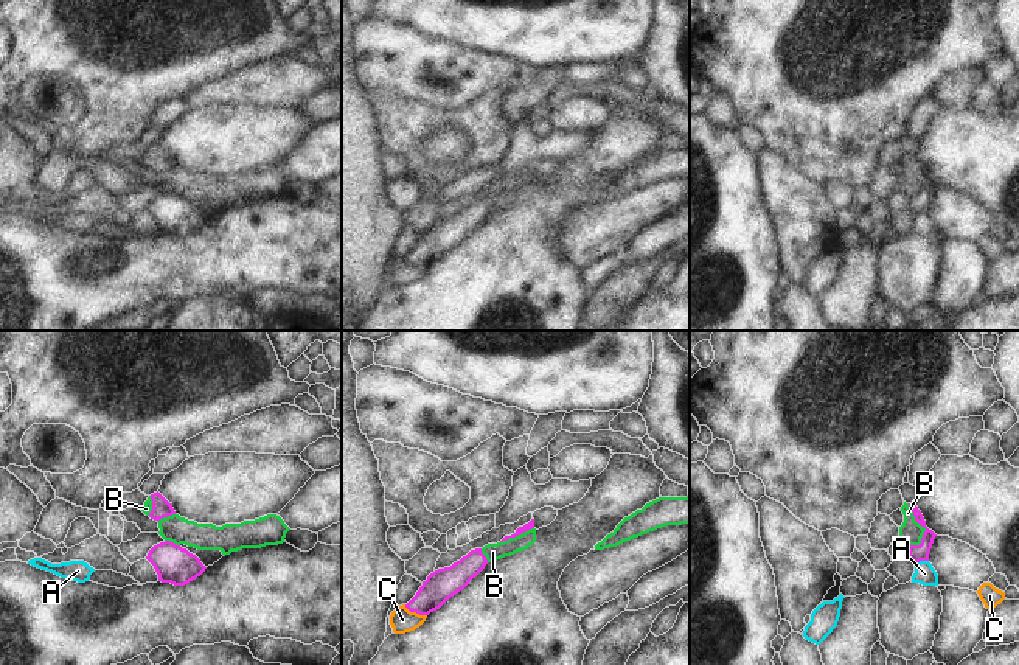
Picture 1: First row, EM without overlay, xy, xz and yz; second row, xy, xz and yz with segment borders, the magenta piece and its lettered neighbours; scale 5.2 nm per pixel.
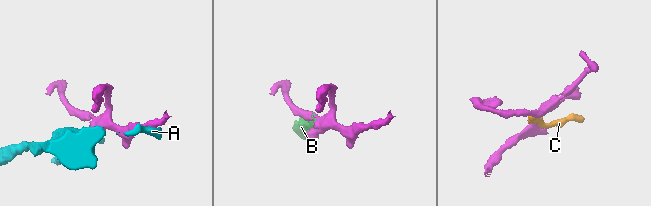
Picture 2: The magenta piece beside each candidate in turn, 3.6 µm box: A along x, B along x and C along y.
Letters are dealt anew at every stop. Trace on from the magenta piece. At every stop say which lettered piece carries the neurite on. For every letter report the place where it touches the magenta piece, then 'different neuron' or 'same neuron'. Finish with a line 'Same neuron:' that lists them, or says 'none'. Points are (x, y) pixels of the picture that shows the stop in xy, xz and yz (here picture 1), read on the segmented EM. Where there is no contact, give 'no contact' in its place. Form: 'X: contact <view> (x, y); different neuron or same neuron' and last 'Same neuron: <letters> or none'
A: contact yz (921, 560); different neuron
B: contact yz (921, 525); different neuron
C: contact xz (415, 611); different neuron
Same neuron: none

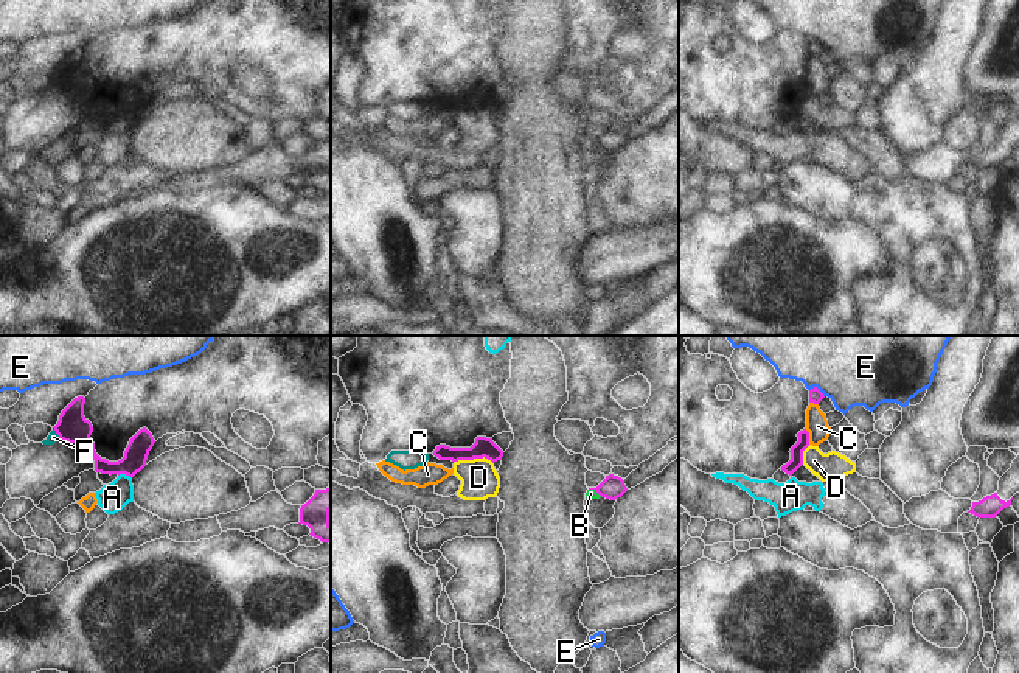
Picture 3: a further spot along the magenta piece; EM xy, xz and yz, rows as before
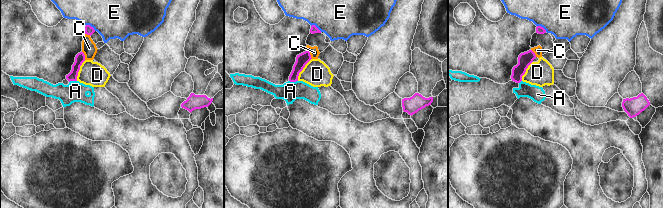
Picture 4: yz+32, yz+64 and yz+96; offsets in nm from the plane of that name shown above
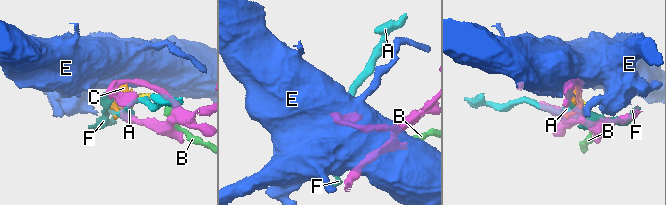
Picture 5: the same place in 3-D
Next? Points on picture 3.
A: contact xy (125, 473); different neuron
B: contact xz (595, 490); different neuron
C: contact yz (808, 435); different neuron
D: contact xz (474, 457); different neuron
E: contact yz (817, 389); different neuron
F: contact xy (56, 432); different neuron
Same neuron: none

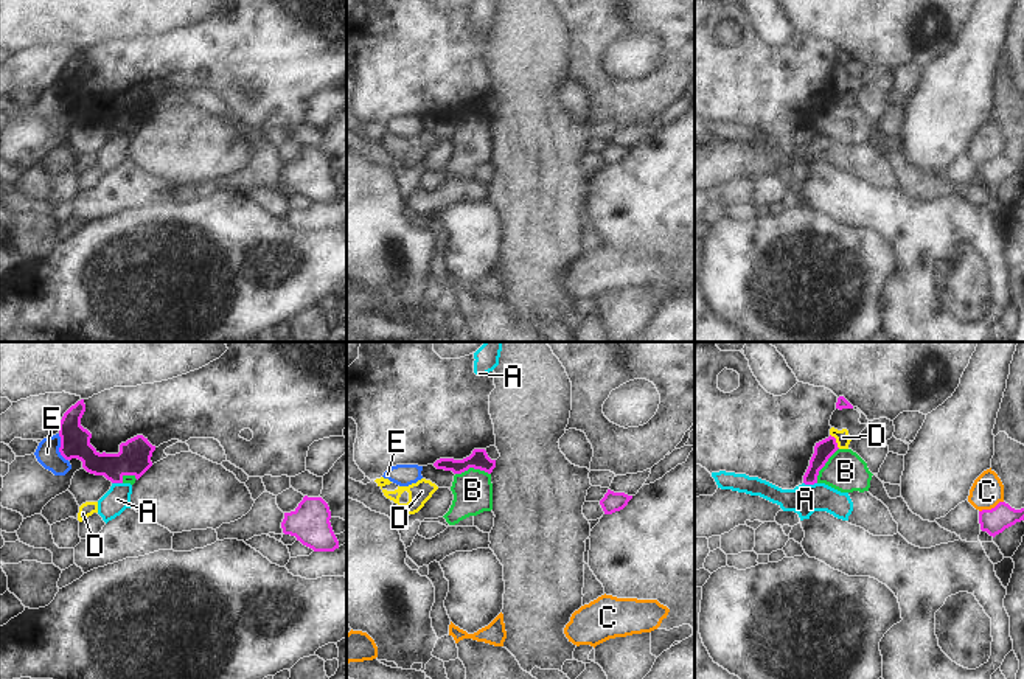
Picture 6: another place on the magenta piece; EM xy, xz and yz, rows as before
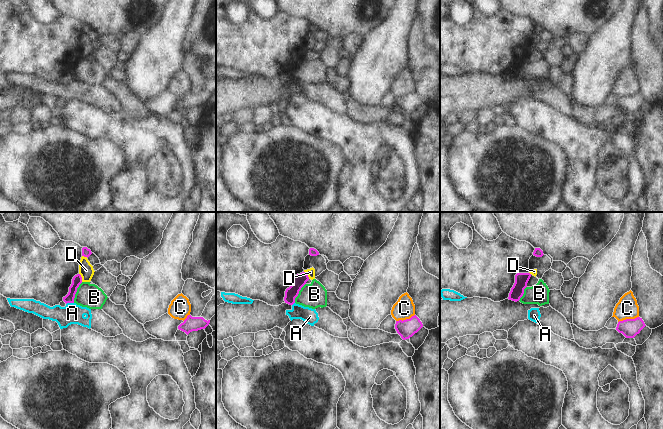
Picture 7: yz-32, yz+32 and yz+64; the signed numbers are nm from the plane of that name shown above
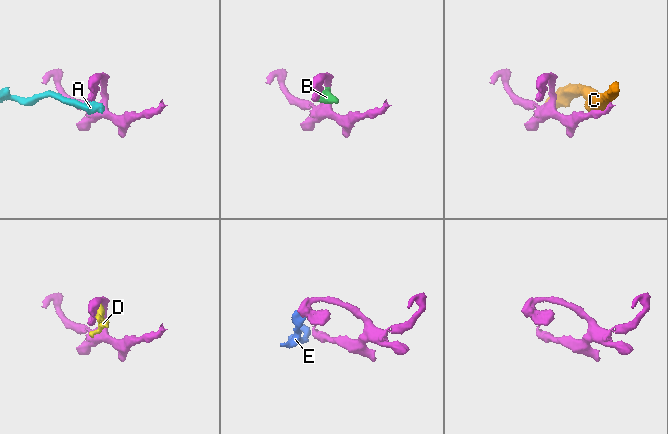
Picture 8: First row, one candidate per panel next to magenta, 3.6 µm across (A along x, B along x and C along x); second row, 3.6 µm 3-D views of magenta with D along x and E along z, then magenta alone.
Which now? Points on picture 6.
A: contact yz (810, 484); different neuron
B: contact xz (473, 466); different neuron
C: contact yz (992, 508); different neuron
D: contact yz (835, 442); different neuron
E: contact xy (59, 448); different neuron
Same neuron: none

